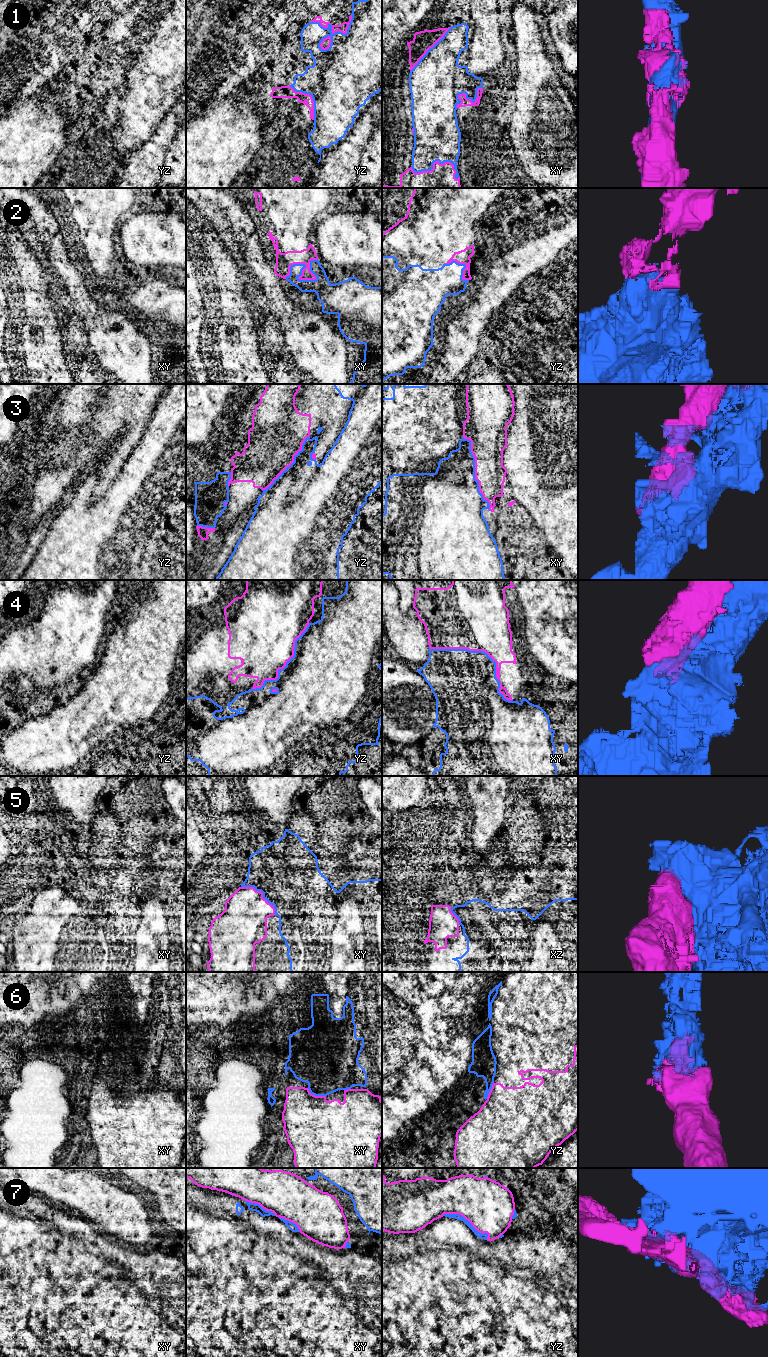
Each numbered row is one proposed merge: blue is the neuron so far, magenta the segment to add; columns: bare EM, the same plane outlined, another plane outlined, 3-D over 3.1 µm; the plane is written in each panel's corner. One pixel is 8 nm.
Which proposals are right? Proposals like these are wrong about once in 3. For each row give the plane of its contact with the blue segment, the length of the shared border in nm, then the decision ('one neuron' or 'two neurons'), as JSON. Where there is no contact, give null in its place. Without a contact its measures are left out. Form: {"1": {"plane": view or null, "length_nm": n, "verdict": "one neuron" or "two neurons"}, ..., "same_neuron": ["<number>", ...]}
{"1": {"plane": "xy", "length_nm": 400, "verdict": "one neuron"}, "2": {"plane": "xy", "length_nm": 300, "verdict": "one neuron"}, "3": {"plane": "xy", "length_nm": 650, "verdict": "two neurons"}, "4": {"plane": "xy", "length_nm": 800, "verdict": "two neurons"}, "5": {"plane": "xy", "length_nm": 360, "verdict": "two neurons"}, "6": {"plane": "xy", "length_nm": 170, "verdict": "one neuron"}, "7": {"plane": "yz", "length_nm": 420, "verdict": "two neurons"}, "same_neuron": ["1", "2", "6"]}

